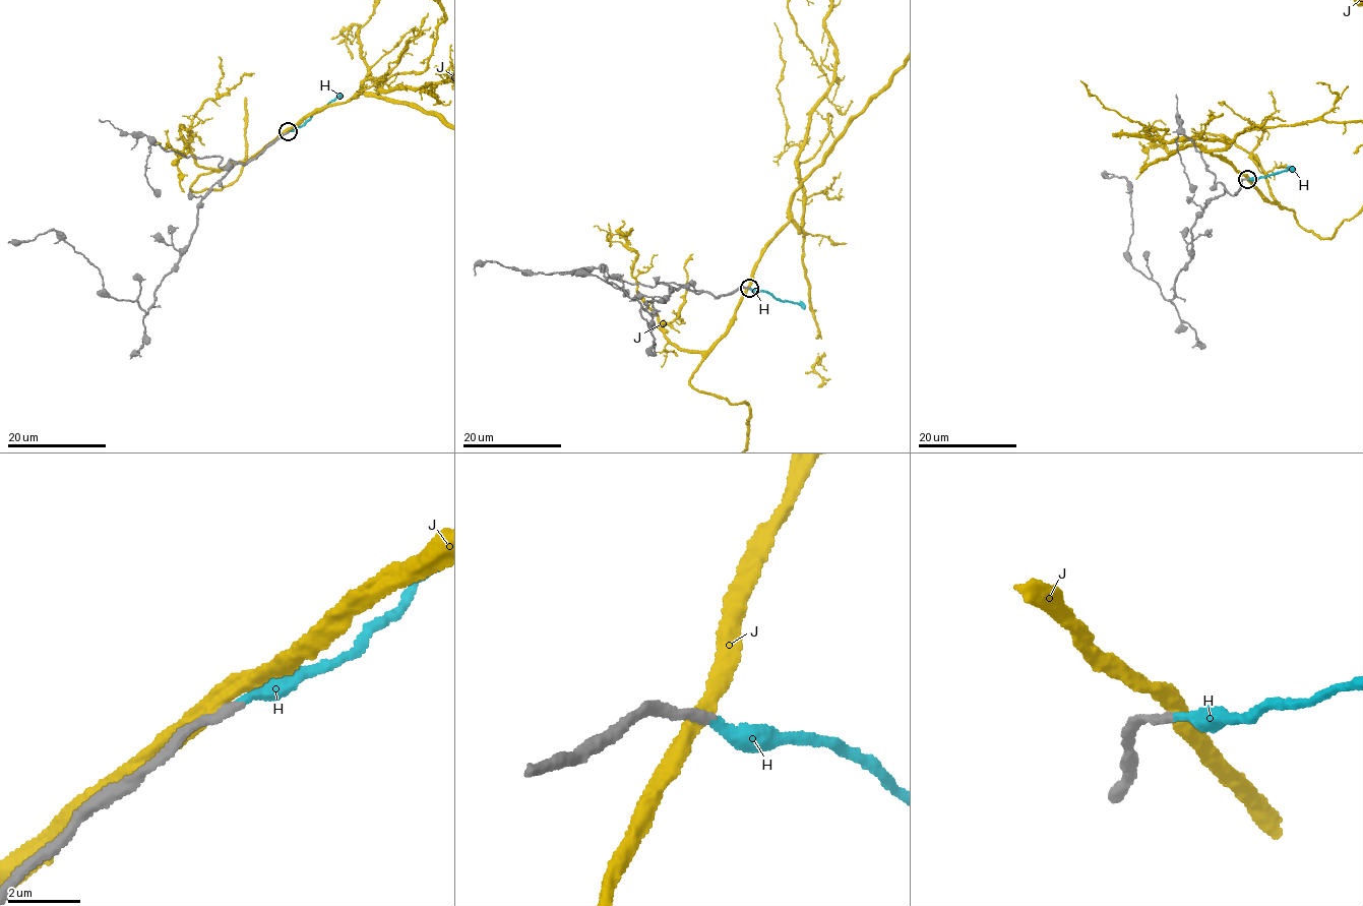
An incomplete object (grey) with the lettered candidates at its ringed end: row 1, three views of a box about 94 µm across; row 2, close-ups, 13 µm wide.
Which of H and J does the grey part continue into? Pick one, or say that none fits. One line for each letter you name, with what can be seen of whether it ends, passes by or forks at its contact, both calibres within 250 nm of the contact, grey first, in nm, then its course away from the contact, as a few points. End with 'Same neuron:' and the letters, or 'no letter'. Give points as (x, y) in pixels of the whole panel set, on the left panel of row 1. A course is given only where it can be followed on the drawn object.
H: it ends; calibres 280 and 240 nm; course (287, 132), (305, 125), (314, 113), (341, 95)
Same neuron: H

